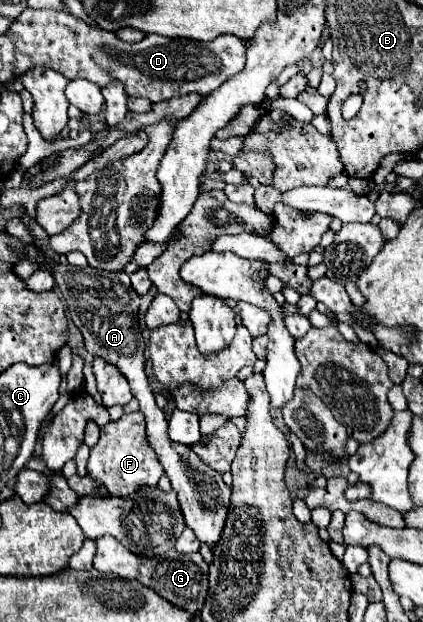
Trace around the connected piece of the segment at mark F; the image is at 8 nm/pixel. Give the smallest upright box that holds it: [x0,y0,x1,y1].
[88,411,164,497]

